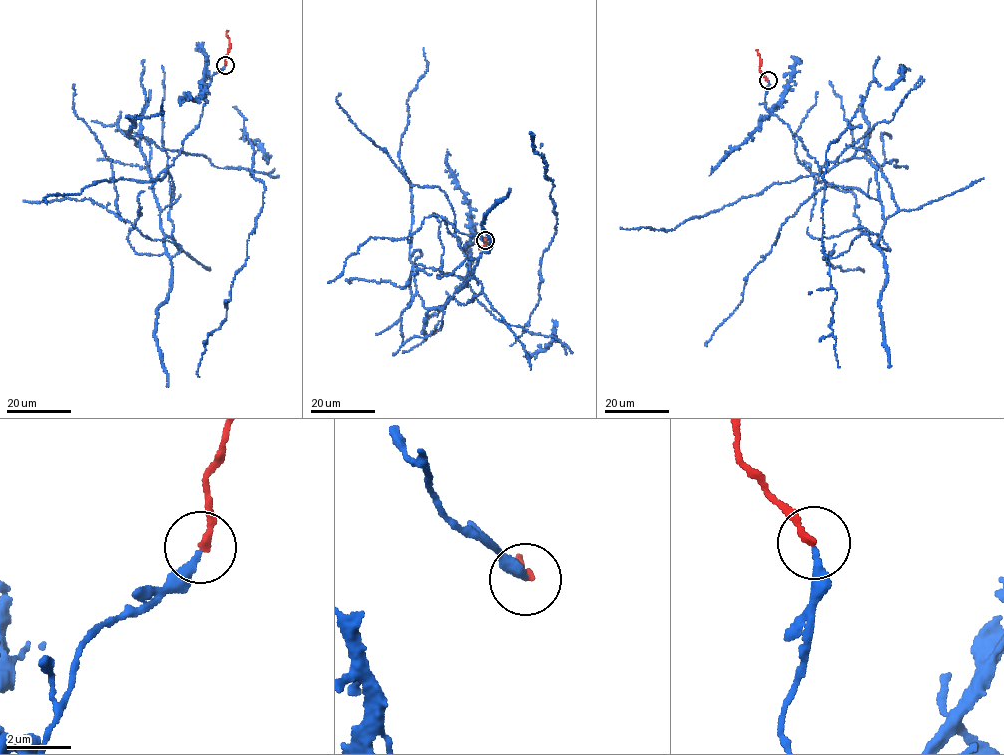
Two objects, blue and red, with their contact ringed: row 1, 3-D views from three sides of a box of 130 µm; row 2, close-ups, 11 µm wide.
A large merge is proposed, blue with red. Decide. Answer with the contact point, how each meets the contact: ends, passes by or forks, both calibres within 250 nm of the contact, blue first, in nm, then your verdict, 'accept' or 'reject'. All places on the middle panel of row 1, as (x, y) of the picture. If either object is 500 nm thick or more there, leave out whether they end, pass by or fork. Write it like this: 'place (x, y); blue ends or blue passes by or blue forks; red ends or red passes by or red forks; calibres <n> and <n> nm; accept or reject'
place (485, 240); blue ends; red ends; calibres 240 and 200 nm; accept

